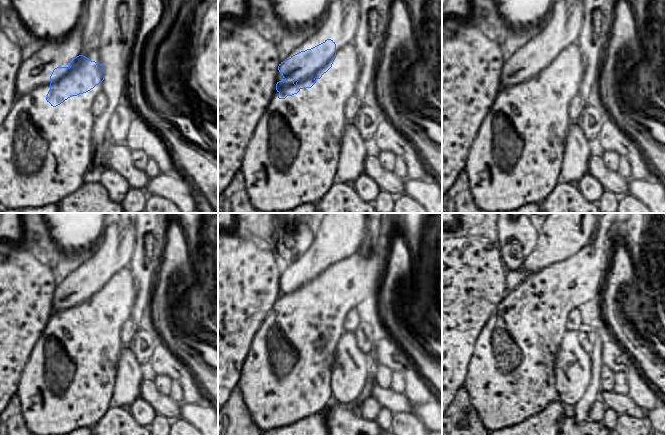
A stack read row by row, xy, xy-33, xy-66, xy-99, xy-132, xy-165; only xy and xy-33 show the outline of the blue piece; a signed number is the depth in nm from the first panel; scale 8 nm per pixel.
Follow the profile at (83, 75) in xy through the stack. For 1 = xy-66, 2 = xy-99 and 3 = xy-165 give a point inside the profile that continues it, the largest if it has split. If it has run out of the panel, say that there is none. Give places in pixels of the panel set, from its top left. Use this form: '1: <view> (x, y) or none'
1: xy-66 (526, 61)
2: xy-99 (78, 285)
3: xy-165 (565, 233)

